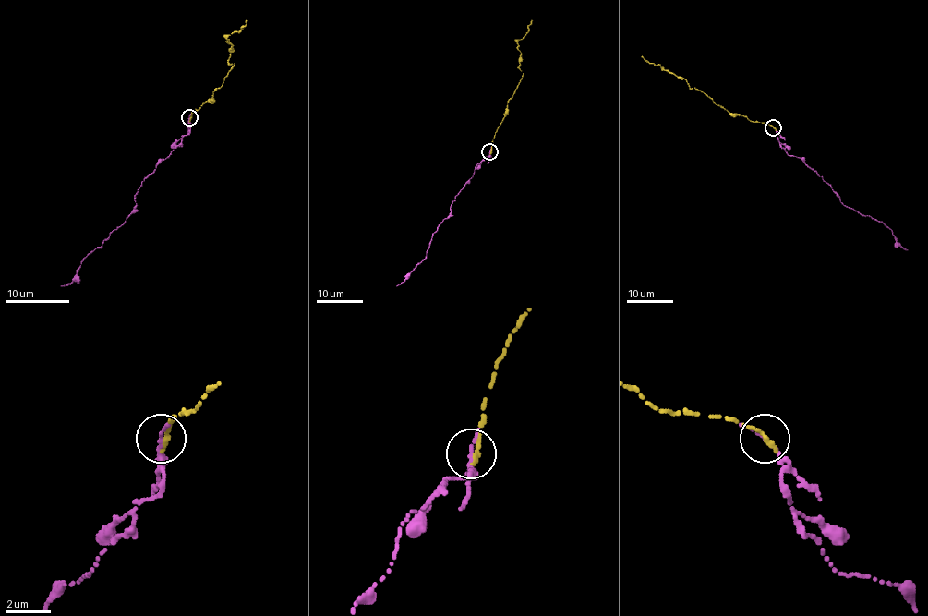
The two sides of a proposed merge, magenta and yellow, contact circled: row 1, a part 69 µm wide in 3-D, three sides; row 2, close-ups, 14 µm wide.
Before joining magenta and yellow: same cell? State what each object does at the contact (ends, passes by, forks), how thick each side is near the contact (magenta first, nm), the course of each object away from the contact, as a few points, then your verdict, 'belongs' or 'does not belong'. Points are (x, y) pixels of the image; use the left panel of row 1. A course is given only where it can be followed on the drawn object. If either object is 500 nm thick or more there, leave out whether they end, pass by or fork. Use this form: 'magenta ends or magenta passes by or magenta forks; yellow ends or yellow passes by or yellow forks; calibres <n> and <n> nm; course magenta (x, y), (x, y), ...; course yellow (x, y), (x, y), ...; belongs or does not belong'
magenta ends; yellow ends; calibres 200 and 300 nm; course magenta (188, 118), (190, 130), (141, 183), (135, 196), (137, 207), (126, 220), (80, 262), (76, 277), (60, 286); course yellow (190, 118), (210, 101), (235, 64), (228, 62), (232, 45), (227, 37), (243, 29), (246, 19); belongs

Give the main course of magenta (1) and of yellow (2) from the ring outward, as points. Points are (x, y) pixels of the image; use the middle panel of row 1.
1: (489, 152), (490, 155), (476, 164), (454, 197), (451, 212), (433, 234), (425, 259), (396, 286)
2: (490, 152), (507, 102), (523, 73), (518, 67), (521, 52), (517, 42), (529, 30), (531, 20)

